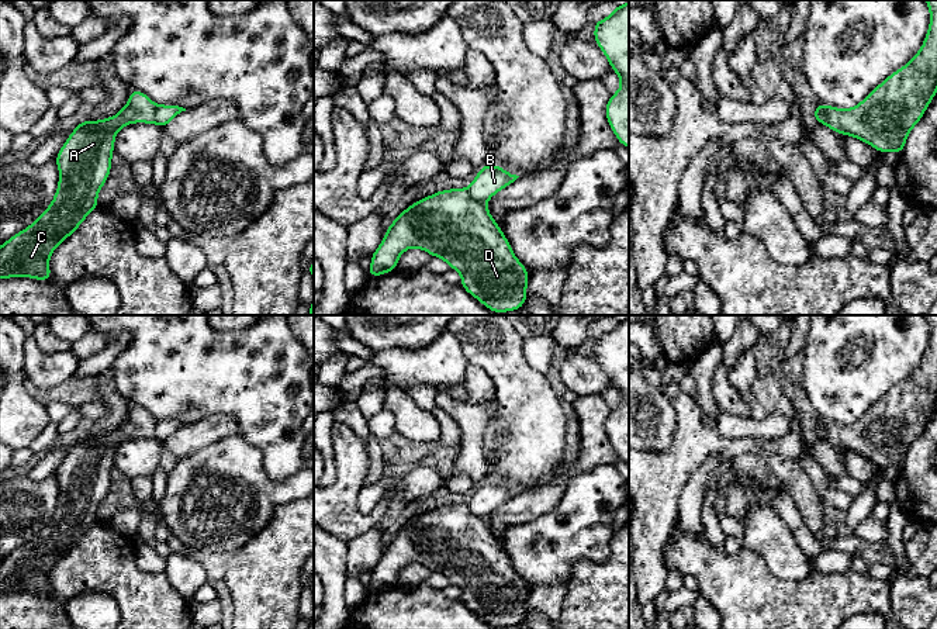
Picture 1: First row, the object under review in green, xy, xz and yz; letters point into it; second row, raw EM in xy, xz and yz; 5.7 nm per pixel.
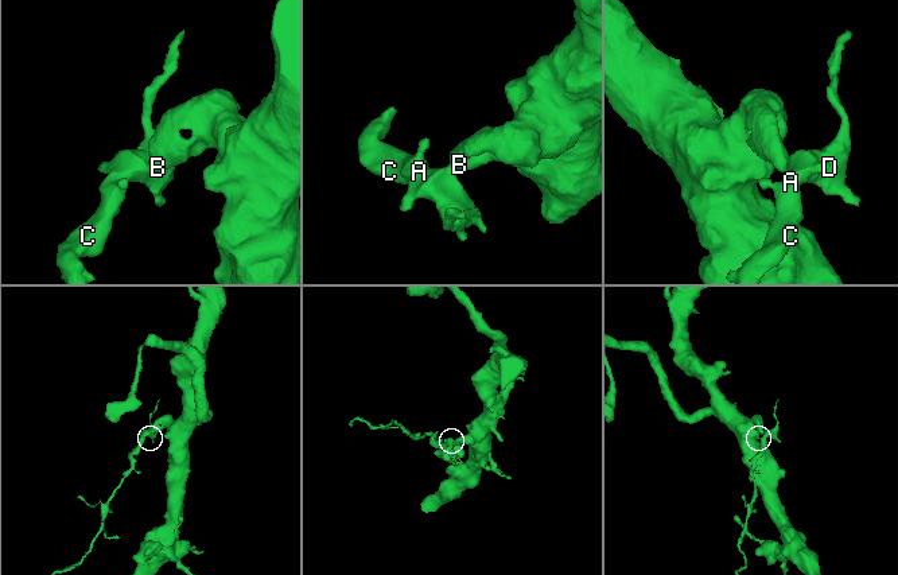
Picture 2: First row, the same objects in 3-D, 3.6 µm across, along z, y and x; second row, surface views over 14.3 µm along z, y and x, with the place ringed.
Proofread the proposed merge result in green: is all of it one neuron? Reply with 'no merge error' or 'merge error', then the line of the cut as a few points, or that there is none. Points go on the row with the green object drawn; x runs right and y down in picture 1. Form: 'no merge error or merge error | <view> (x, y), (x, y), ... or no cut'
merge error | xz (466, 189), (474, 199), (484, 203)

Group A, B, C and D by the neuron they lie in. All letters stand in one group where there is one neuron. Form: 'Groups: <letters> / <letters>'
Groups: A C D / B

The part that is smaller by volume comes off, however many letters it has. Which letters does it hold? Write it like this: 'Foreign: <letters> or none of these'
Foreign: A, C, D

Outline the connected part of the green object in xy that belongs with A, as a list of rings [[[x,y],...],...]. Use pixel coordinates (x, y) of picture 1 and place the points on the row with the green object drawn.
[[[132,89],[129,101],[117,115],[77,124],[55,158],[60,177],[51,205],[28,228],[0,246],[0,279],[24,276],[41,281],[52,280],[51,253],[98,207],[97,194],[110,176],[117,132],[134,122],[153,124],[156,107],[145,93]]]

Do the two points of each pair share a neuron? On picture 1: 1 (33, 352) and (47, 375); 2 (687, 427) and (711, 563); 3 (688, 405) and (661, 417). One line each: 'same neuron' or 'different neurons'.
1: same neuron
2: different neurons
3: different neurons

